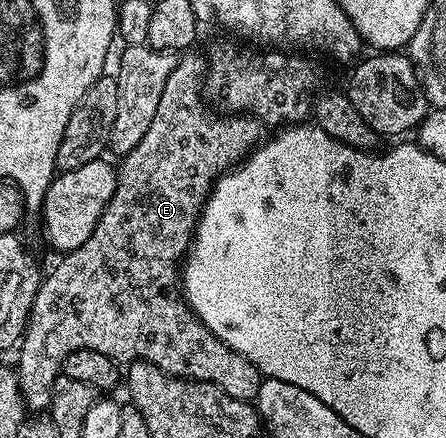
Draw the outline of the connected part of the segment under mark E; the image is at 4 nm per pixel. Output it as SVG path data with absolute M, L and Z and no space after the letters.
M183 51L177 57L172 74L168 74L168 82L164 82L164 94L160 94L160 106L156 106L156 114L148 126L148 134L144 134L144 138L140 138L140 142L136 142L136 146L132 146L132 150L121 157L122 165L119 163L116 168L118 174L116 190L112 194L104 214L100 214L100 222L96 222L92 234L88 234L88 242L84 242L84 246L80 246L76 250L65 253L59 259L62 261L50 273L47 271L42 283L38 285L38 293L32 302L30 321L27 322L26 332L16 348L16 353L18 352L16 371L19 390L22 391L23 402L27 409L38 408L34 410L42 410L47 407L50 387L53 386L54 380L61 373L64 358L68 358L68 354L72 354L72 350L84 350L85 348L100 350L100 354L108 354L108 358L112 358L116 362L146 360L152 366L159 368L161 372L168 373L169 376L181 376L183 380L203 380L209 384L220 386L220 390L224 390L224 394L237 400L257 401L258 391L264 379L262 372L252 362L248 362L248 358L236 354L236 350L232 350L224 342L220 342L220 338L216 338L216 334L212 334L212 330L208 330L208 326L204 326L204 322L200 322L198 315L186 305L186 297L183 296L180 287L180 265L190 247L190 241L194 238L194 228L198 225L198 215L202 213L202 208L205 206L207 198L210 197L210 190L213 188L215 180L223 172L229 172L234 165L241 164L254 151L256 145L263 139L264 125L262 121L257 120L252 115L223 114L211 107L204 95L204 77L208 60L203 53L201 56L200 53L194 51Z

